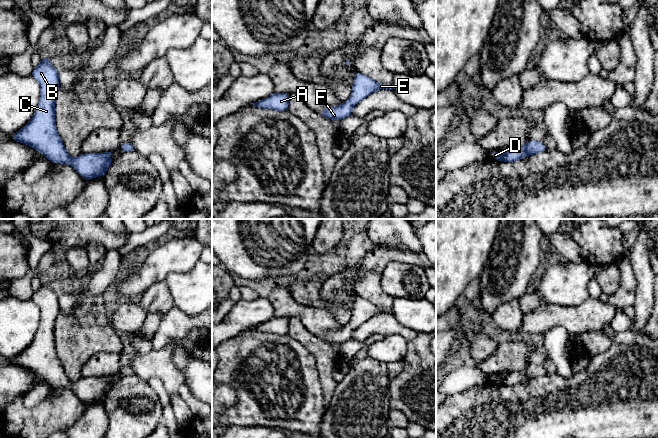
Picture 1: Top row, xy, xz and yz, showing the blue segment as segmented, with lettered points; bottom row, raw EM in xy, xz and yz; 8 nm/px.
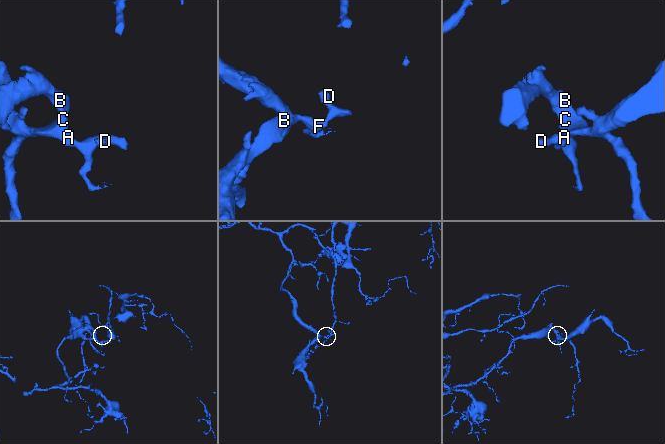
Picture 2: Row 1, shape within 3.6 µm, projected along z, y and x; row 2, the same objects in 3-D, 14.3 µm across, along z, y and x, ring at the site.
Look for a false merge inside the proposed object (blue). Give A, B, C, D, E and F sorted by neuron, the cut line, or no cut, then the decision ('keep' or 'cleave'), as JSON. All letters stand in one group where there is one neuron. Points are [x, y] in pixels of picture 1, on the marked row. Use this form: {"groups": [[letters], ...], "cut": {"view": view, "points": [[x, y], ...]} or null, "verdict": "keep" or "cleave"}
{"groups": [["A", "B", "C", "D", "E", "F"]], "cut": null, "verdict": "keep"}

